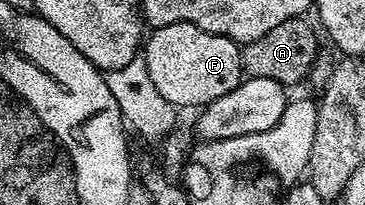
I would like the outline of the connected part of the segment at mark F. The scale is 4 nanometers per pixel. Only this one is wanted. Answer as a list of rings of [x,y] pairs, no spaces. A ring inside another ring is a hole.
[[[179,22],[155,27],[143,43],[142,57],[150,72],[150,80],[154,80],[158,92],[162,92],[162,96],[166,96],[170,104],[178,108],[184,108],[184,106],[203,108],[214,100],[218,100],[218,96],[226,96],[226,92],[240,85],[242,81],[240,51],[241,47],[226,36],[218,36],[214,32],[202,32],[202,28],[194,24]]]

